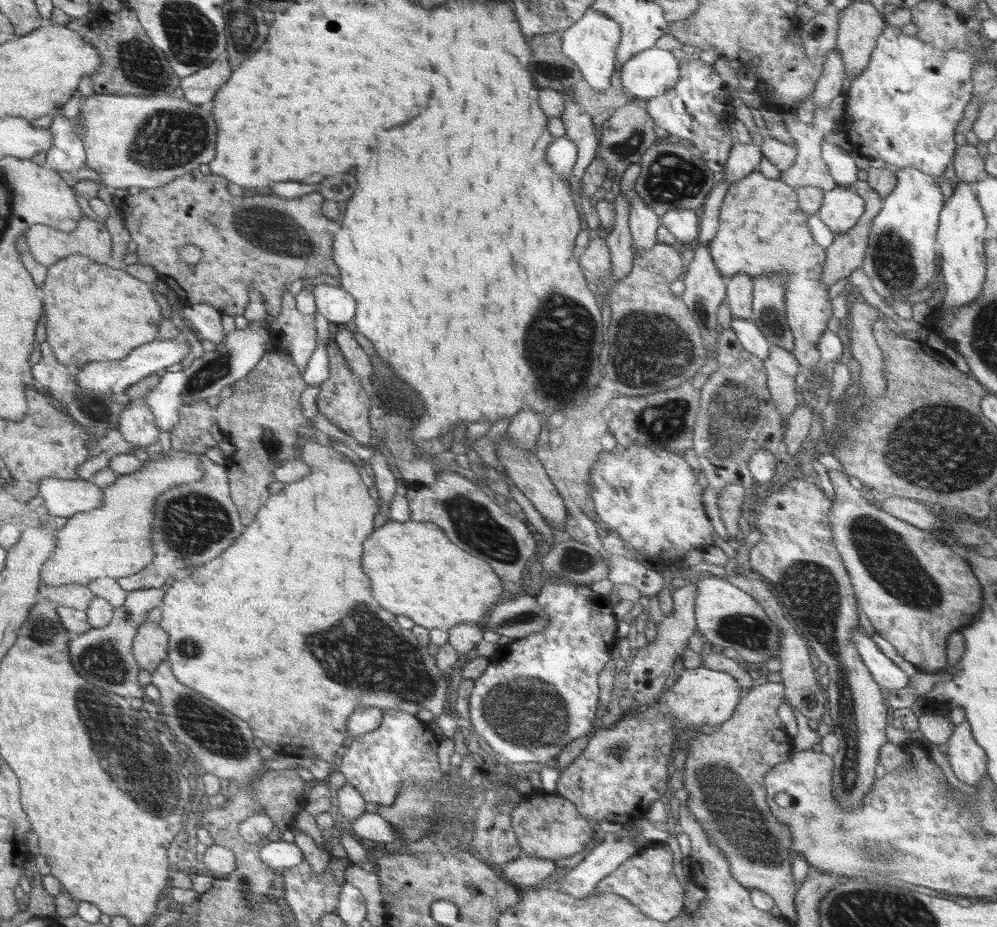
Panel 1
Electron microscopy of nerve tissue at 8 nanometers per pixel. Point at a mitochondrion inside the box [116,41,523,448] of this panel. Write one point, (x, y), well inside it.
(165, 139)

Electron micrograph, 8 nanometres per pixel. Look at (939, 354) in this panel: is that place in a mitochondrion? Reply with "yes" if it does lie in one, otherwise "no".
no

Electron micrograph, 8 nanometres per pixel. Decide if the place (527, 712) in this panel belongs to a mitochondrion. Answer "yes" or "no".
yes

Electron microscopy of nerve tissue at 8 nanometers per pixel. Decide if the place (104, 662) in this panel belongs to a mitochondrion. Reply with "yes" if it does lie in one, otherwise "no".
yes

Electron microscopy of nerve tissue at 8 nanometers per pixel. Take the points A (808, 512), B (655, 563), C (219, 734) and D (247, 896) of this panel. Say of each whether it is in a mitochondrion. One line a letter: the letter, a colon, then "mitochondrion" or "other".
A: other
B: other
C: mitochondrion
D: mitochondrion

